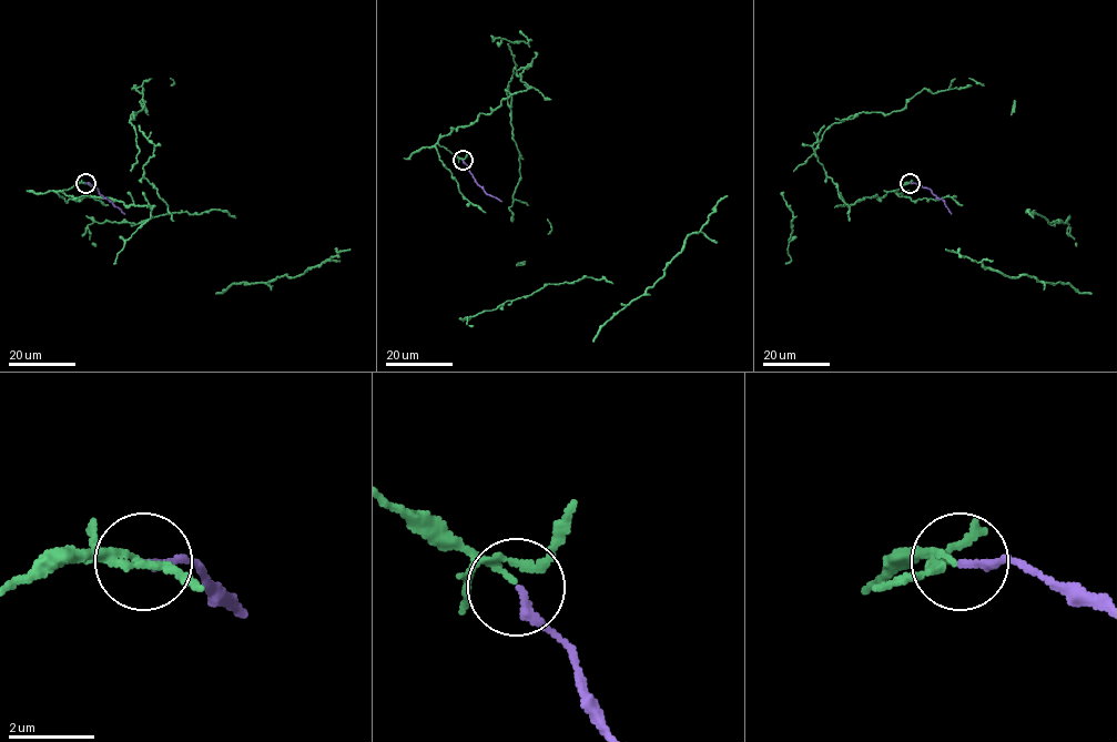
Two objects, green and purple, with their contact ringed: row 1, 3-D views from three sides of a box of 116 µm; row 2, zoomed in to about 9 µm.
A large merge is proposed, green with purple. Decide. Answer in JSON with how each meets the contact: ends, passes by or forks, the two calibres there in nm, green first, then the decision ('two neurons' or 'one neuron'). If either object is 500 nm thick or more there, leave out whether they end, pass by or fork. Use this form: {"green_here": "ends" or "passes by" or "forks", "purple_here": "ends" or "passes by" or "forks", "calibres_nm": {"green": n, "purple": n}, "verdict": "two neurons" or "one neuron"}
{"green_here": "forks", "purple_here": "ends", "calibres_nm": {"green": 110, "purple": 200}, "verdict": "one neuron"}

